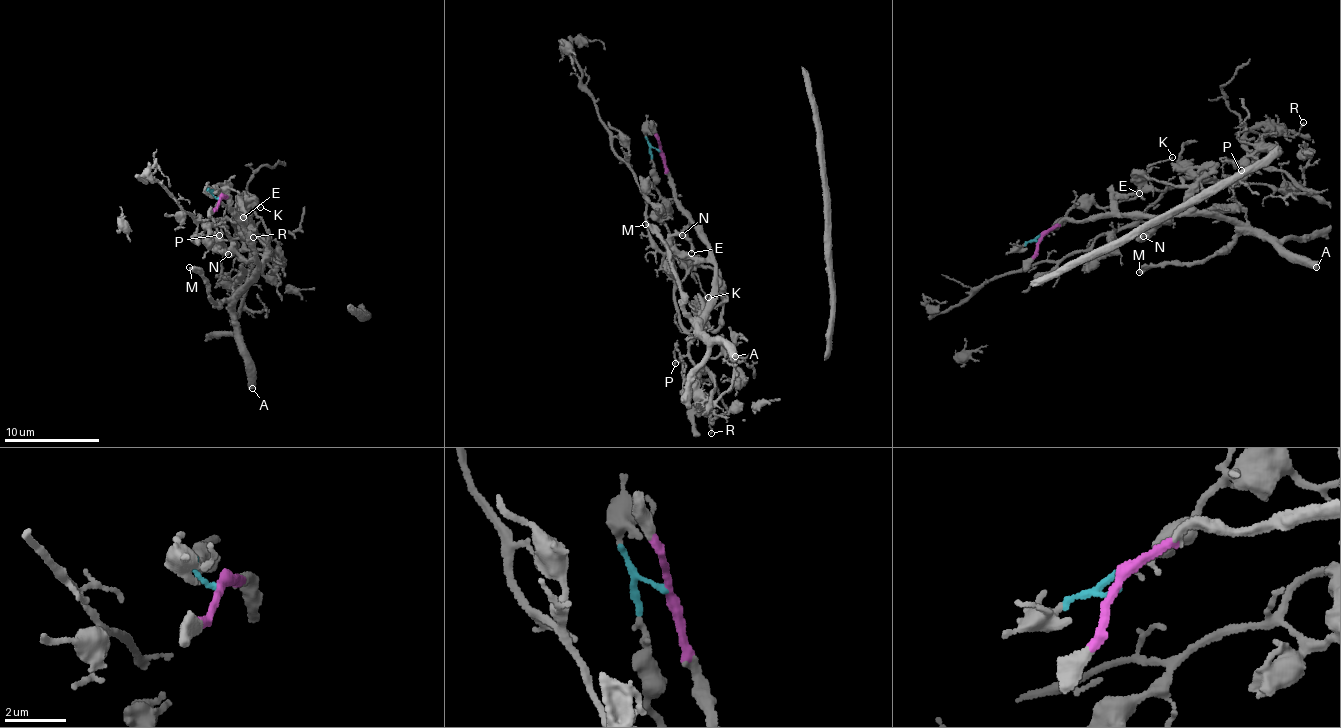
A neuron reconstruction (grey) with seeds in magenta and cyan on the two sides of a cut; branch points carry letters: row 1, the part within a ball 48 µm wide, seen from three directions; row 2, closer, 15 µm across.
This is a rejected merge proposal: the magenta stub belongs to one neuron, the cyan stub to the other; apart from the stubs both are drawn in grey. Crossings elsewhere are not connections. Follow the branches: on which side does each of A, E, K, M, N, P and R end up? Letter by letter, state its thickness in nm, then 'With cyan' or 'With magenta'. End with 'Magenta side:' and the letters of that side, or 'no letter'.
A: Thickness 550 nm. With magenta
E: Thickness 240 nm. With magenta
K: Thickness 90 nm. With cyan
M: Thickness 440 nm. With magenta
N: Thickness 360 nm. With magenta
P: Thickness 160 nm. With cyan
R: Thickness 130 nm. With cyan
Magenta side: A, E, M, N

